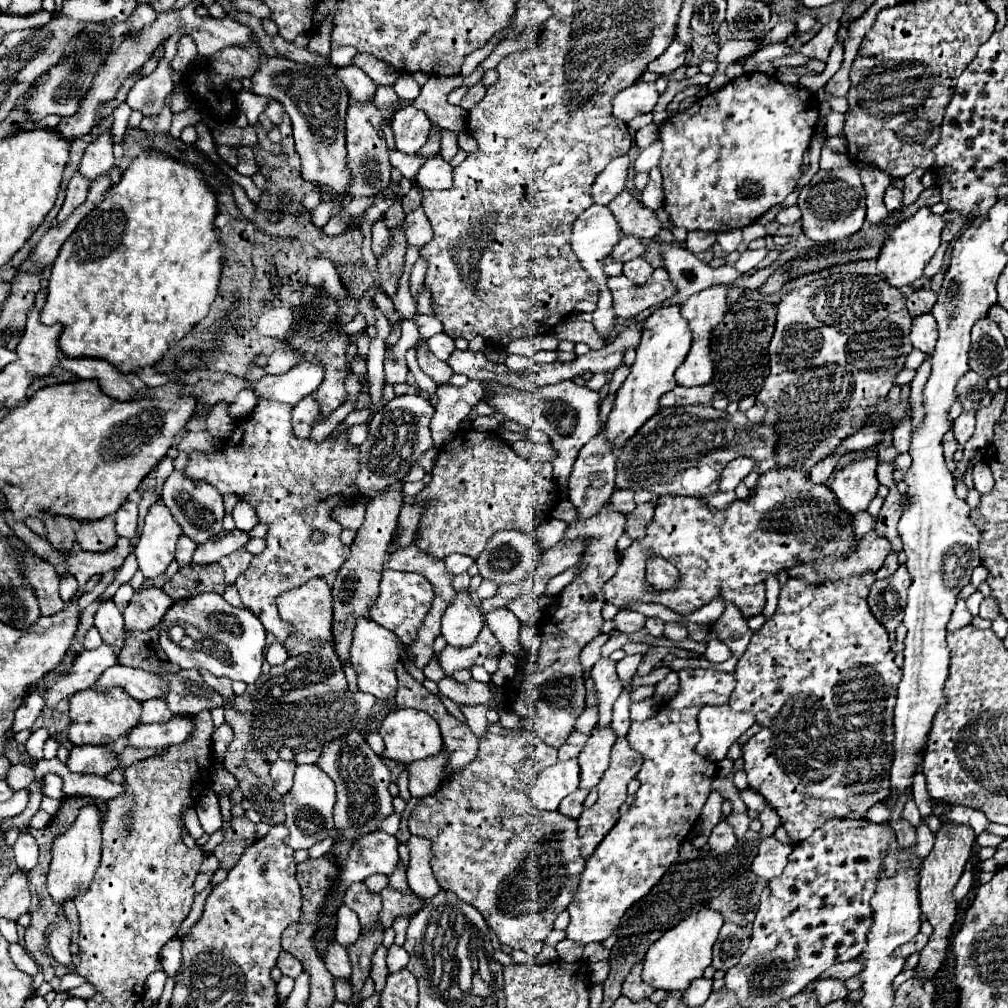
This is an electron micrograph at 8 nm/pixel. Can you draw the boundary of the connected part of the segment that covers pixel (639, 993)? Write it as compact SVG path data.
M637 964L635 968L631 968L629 976L627 976L625 982L623 982L623 996L627 996L629 1000L637 1002L637 1000L649 998L653 992L655 992L655 988L647 986L647 984L641 980L641 964Z

